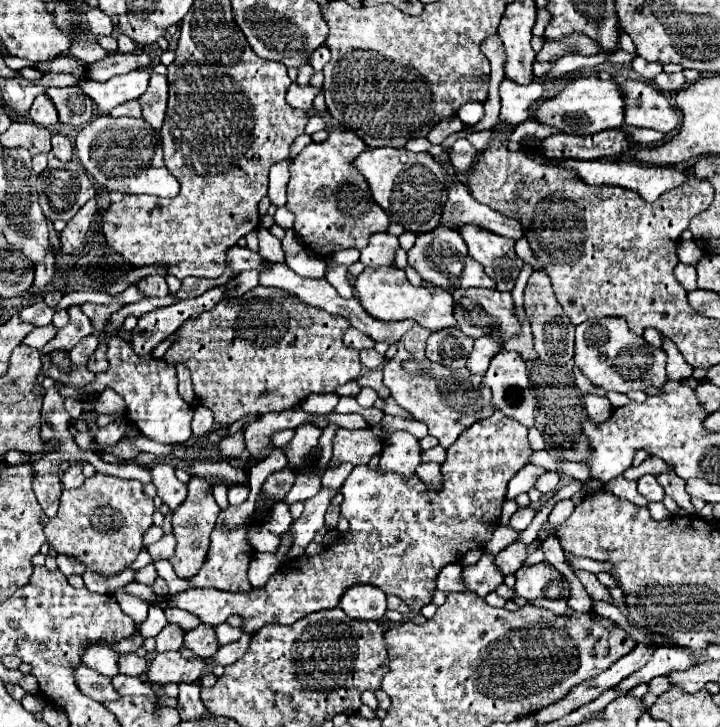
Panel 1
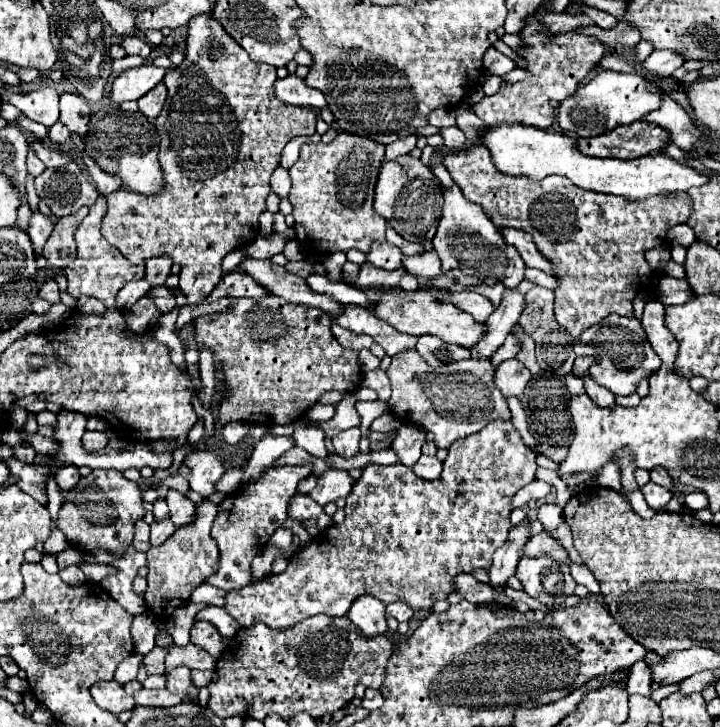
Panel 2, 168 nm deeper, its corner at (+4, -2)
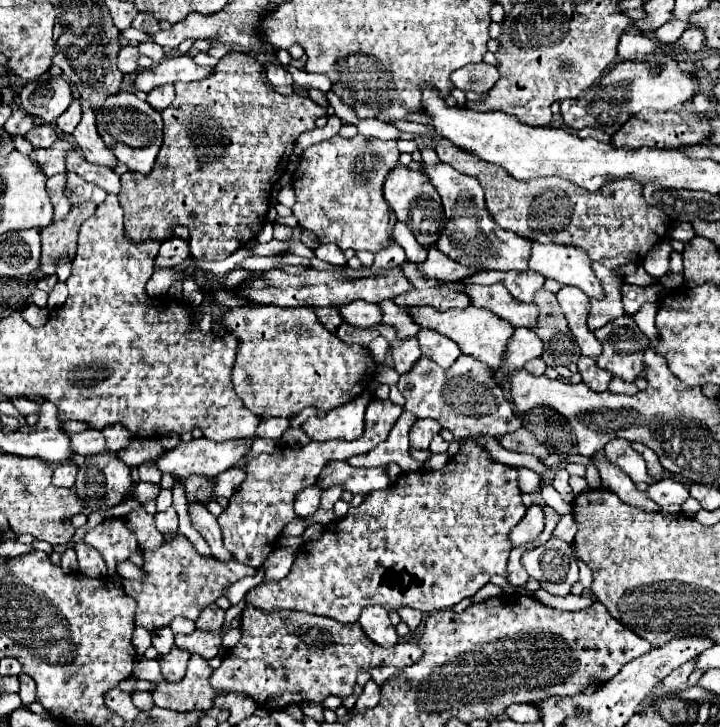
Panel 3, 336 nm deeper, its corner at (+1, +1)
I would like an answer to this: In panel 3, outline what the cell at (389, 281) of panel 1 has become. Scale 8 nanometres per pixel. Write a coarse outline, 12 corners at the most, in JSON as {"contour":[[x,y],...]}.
{"contour":[[483,307],[407,311],[463,353],[499,367],[515,329]]}

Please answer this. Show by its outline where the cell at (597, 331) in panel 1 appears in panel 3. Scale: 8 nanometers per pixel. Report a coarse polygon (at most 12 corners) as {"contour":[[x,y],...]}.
{"contour":[[631,315],[603,325],[599,369],[625,383],[645,377],[649,339]]}

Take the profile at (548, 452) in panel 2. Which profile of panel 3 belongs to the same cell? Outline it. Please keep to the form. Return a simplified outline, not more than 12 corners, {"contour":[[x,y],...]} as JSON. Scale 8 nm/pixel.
{"contour":[[521,427],[501,437],[509,451],[531,453],[539,459],[549,457],[549,449]]}

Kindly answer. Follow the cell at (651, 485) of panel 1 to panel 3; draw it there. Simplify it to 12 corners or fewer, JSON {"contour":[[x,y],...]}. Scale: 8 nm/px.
{"contour":[[675,479],[649,485],[647,495],[659,507],[681,505],[689,491]]}

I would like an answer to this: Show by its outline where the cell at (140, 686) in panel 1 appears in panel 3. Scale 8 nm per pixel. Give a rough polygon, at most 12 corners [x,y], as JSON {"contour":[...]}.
{"contour":[[193,655],[179,683],[157,683],[151,697],[173,711],[211,709],[213,669]]}

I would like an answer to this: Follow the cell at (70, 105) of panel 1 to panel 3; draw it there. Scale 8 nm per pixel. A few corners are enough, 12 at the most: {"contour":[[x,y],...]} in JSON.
{"contour":[[79,99],[83,117],[73,131],[89,163],[115,167],[115,155],[97,135],[95,111]]}

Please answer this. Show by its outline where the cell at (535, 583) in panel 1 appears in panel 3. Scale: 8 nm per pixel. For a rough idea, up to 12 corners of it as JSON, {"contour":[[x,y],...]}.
{"contour":[[549,539],[521,563],[551,595],[579,579],[571,545]]}

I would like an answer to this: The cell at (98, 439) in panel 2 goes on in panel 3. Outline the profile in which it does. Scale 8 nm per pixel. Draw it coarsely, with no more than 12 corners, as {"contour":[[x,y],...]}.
{"contour":[[87,429],[71,435],[79,455],[109,453],[101,431]]}

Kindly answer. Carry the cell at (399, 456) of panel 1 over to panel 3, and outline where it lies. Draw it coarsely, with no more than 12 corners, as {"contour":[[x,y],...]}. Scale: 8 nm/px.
{"contour":[[417,419],[409,441],[417,449],[427,449],[441,431],[435,419]]}

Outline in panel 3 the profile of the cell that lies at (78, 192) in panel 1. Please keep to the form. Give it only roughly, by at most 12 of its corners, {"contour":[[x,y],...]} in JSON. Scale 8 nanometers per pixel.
{"contour":[[67,173],[65,195],[71,205],[107,197],[81,175]]}

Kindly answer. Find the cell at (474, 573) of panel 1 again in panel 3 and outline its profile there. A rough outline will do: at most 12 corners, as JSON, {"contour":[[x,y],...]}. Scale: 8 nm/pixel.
{"contour":[[531,505],[511,529],[511,547],[533,543],[543,531],[543,511]]}

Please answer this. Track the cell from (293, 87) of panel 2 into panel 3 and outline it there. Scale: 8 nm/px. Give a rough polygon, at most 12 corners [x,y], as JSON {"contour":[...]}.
{"contour":[[267,65],[273,87],[293,85],[293,77],[281,65]]}

